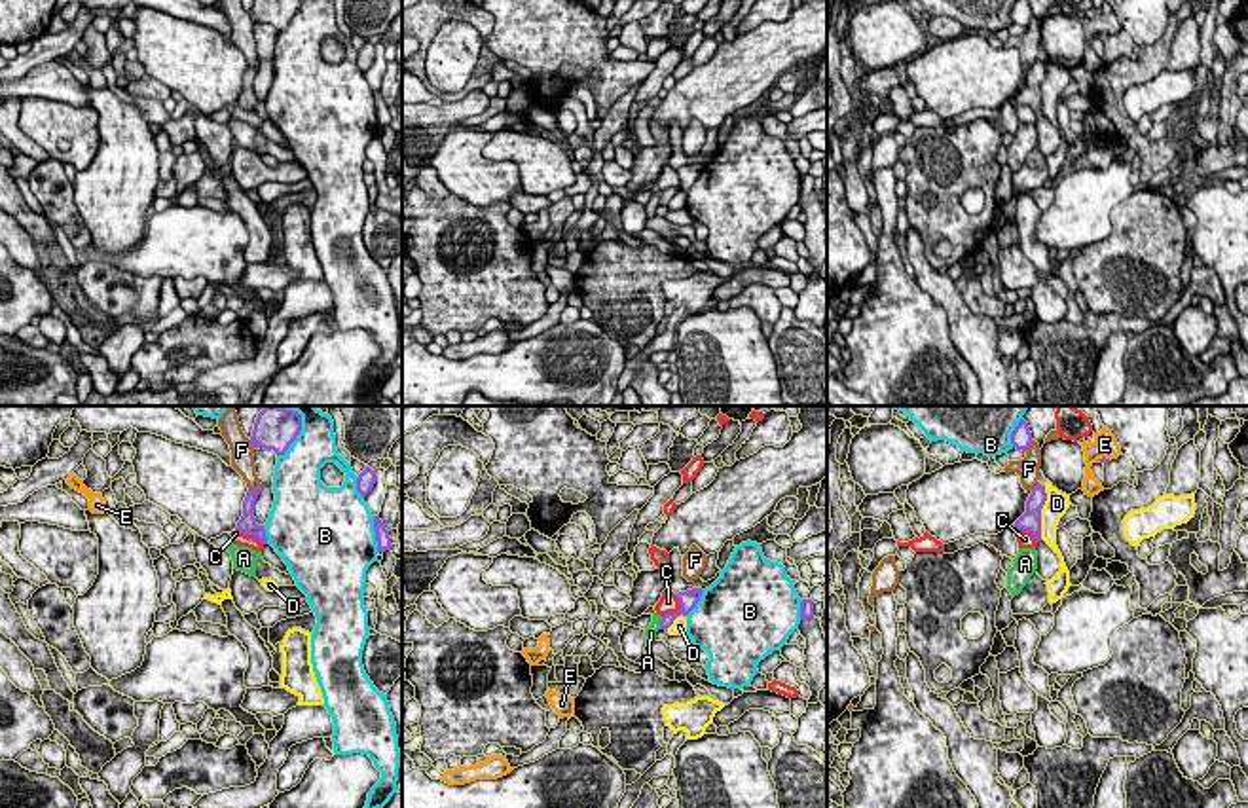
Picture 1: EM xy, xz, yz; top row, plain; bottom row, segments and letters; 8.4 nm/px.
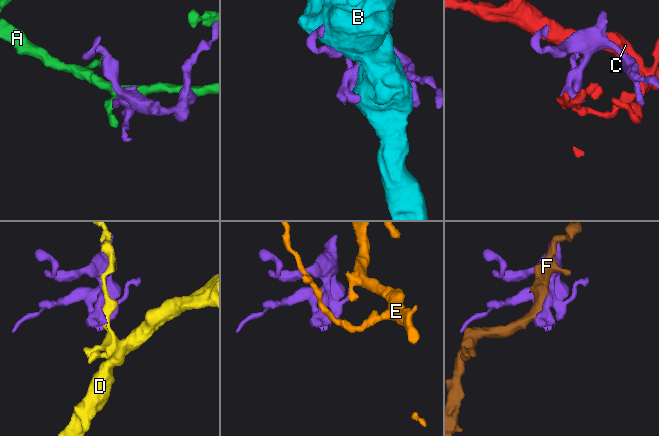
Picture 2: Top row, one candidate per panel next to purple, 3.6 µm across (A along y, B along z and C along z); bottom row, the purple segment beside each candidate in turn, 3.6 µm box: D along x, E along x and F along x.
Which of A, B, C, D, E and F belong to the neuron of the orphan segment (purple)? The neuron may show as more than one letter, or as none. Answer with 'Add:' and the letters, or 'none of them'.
Add: none of them

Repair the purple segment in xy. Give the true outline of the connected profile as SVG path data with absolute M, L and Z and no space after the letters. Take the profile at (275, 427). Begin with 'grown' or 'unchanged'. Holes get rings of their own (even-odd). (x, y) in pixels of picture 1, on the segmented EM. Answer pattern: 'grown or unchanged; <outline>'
unchanged; M266 406L254 423L252 448L273 450L284 455L302 431L302 415L281 406Z

